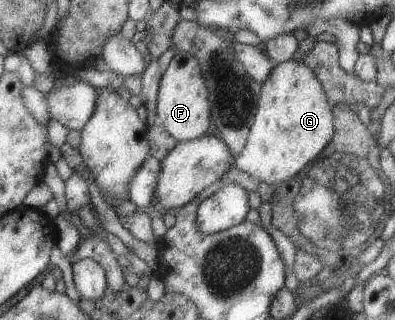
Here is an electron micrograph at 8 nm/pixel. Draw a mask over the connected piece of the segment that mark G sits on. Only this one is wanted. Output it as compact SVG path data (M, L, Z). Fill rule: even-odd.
M296 61L277 64L260 84L260 96L243 151L234 157L234 168L272 188L291 180L333 137L333 116L315 74Z

